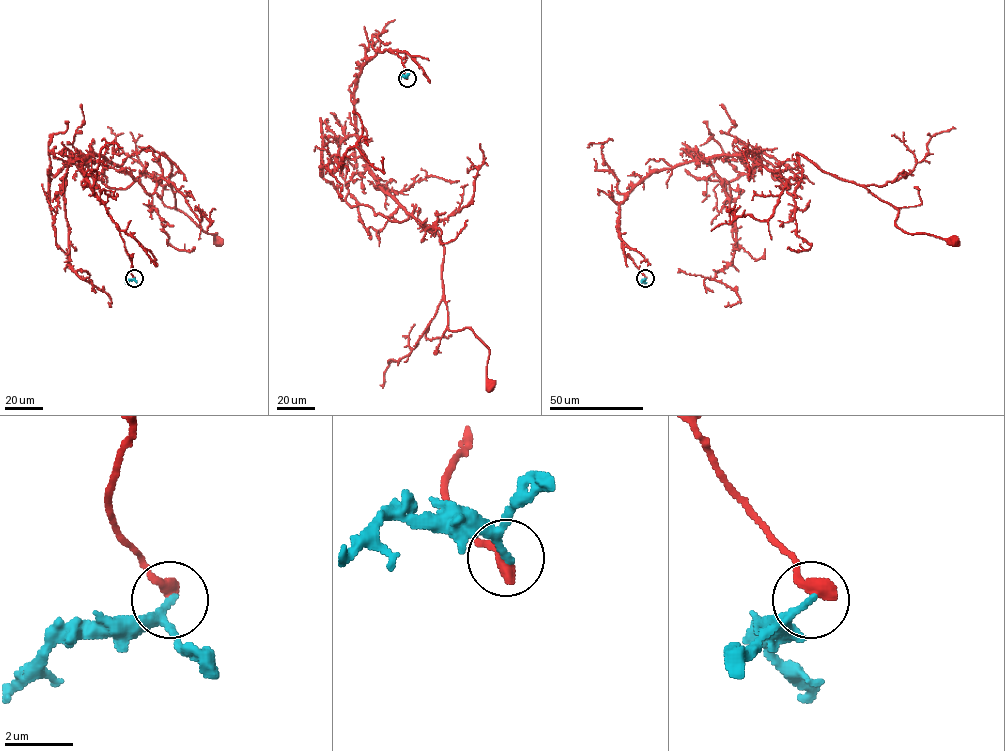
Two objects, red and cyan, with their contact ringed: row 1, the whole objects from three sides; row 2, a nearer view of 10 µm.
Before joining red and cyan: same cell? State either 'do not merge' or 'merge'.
do not merge

